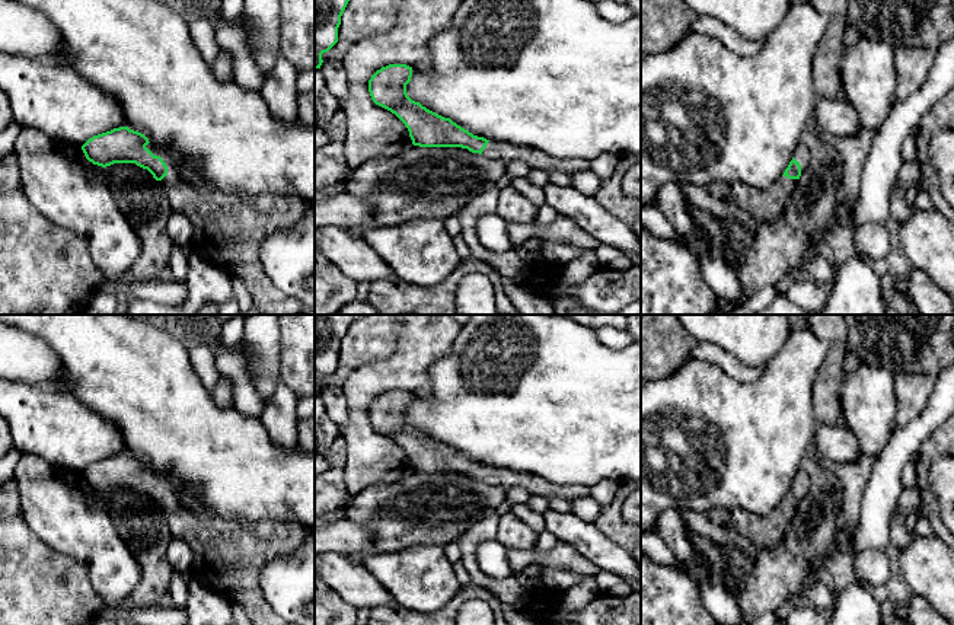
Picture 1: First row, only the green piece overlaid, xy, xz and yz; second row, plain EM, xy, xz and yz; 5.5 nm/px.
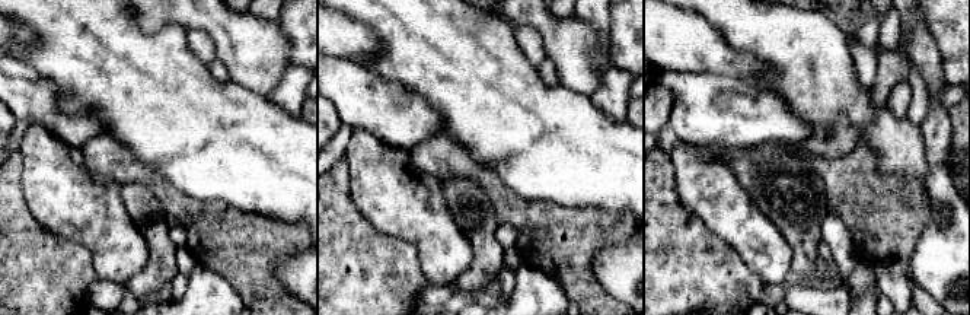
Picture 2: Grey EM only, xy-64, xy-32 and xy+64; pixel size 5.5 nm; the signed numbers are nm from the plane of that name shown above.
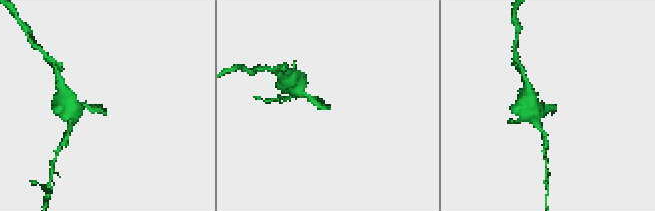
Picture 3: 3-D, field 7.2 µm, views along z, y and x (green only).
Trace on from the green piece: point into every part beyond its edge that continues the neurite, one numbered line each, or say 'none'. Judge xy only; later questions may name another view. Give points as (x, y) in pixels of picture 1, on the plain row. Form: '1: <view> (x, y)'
1: xy (229, 555)

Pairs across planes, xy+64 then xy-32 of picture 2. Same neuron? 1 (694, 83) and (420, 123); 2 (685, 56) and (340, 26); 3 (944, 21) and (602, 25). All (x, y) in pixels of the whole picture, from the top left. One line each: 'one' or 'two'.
1: one
2: one
3: two

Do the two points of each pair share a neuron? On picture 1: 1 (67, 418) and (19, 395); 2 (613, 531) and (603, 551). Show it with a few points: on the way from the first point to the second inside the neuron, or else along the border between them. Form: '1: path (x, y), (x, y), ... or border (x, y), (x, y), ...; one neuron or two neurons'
1: path (56, 418), (44, 418), (31, 405); one neuron
2: border (593, 523), (625, 549); two neurons

